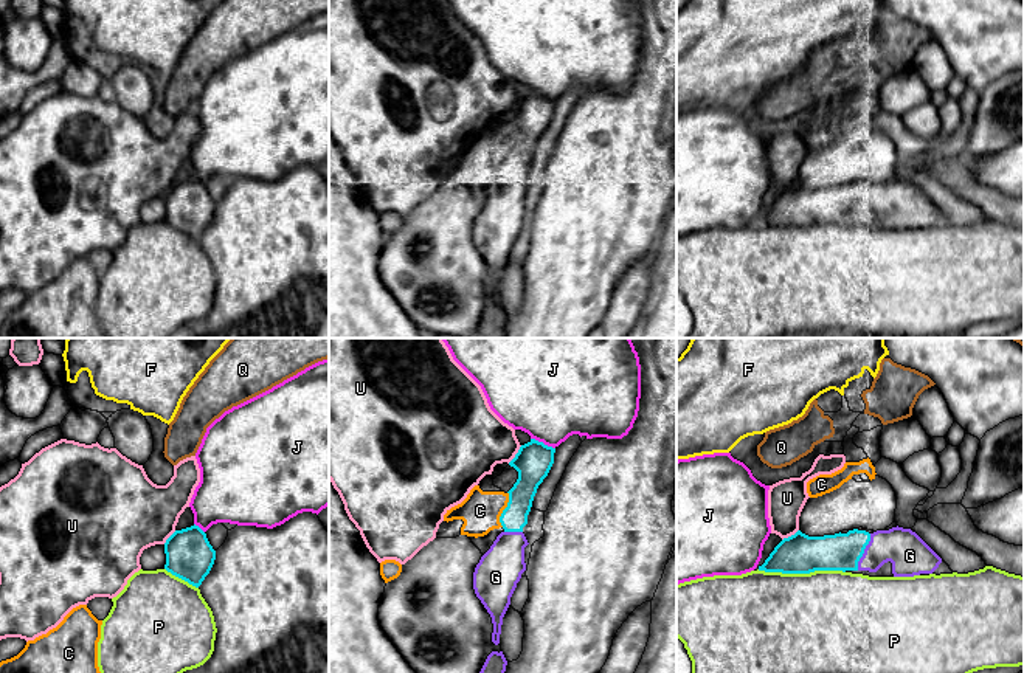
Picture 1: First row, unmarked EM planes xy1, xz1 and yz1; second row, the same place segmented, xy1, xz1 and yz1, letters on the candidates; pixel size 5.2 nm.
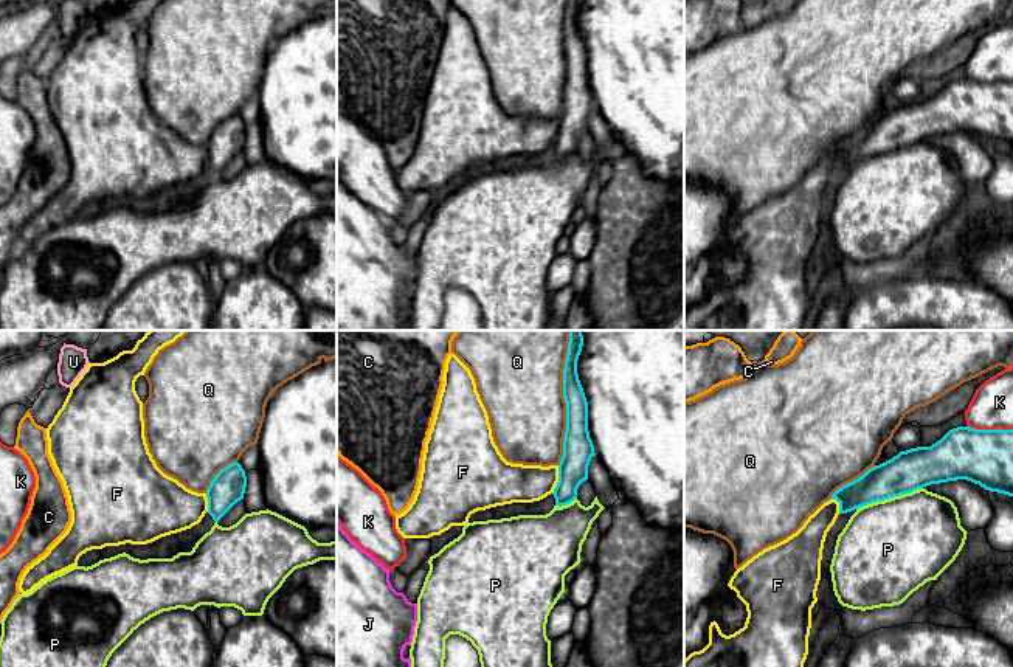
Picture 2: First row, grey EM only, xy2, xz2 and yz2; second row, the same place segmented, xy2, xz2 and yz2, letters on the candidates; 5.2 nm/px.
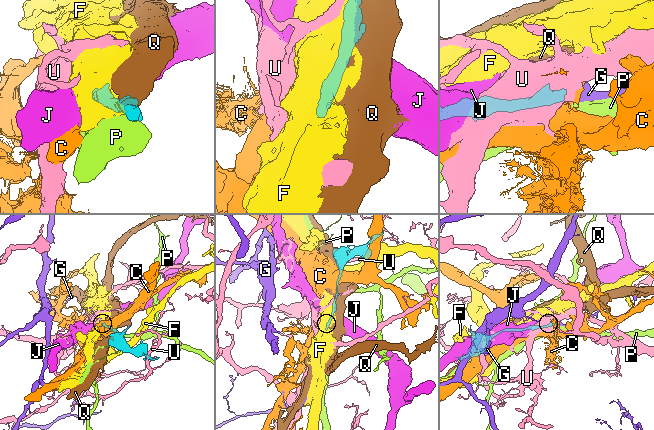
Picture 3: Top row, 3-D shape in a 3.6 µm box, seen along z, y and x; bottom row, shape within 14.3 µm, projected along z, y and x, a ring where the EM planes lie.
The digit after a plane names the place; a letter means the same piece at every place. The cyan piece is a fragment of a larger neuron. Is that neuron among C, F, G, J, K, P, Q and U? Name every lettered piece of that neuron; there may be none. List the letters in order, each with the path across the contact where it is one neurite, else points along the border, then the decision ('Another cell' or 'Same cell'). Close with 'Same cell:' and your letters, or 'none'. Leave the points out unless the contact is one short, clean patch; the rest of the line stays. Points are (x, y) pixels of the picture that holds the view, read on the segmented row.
C: Boundary: xz1 (508, 492), (508, 506), (500, 517), (501, 526). Another cell
F: Boundary: xz2 (559, 466), (559, 481), (551, 492). Another cell
G: Same cell
J: Another cell
K: Boundary: yz2 (967, 425), (1012, 430). Another cell
P: Another cell
Q: Another cell
U: Another cell
Same cell: G

